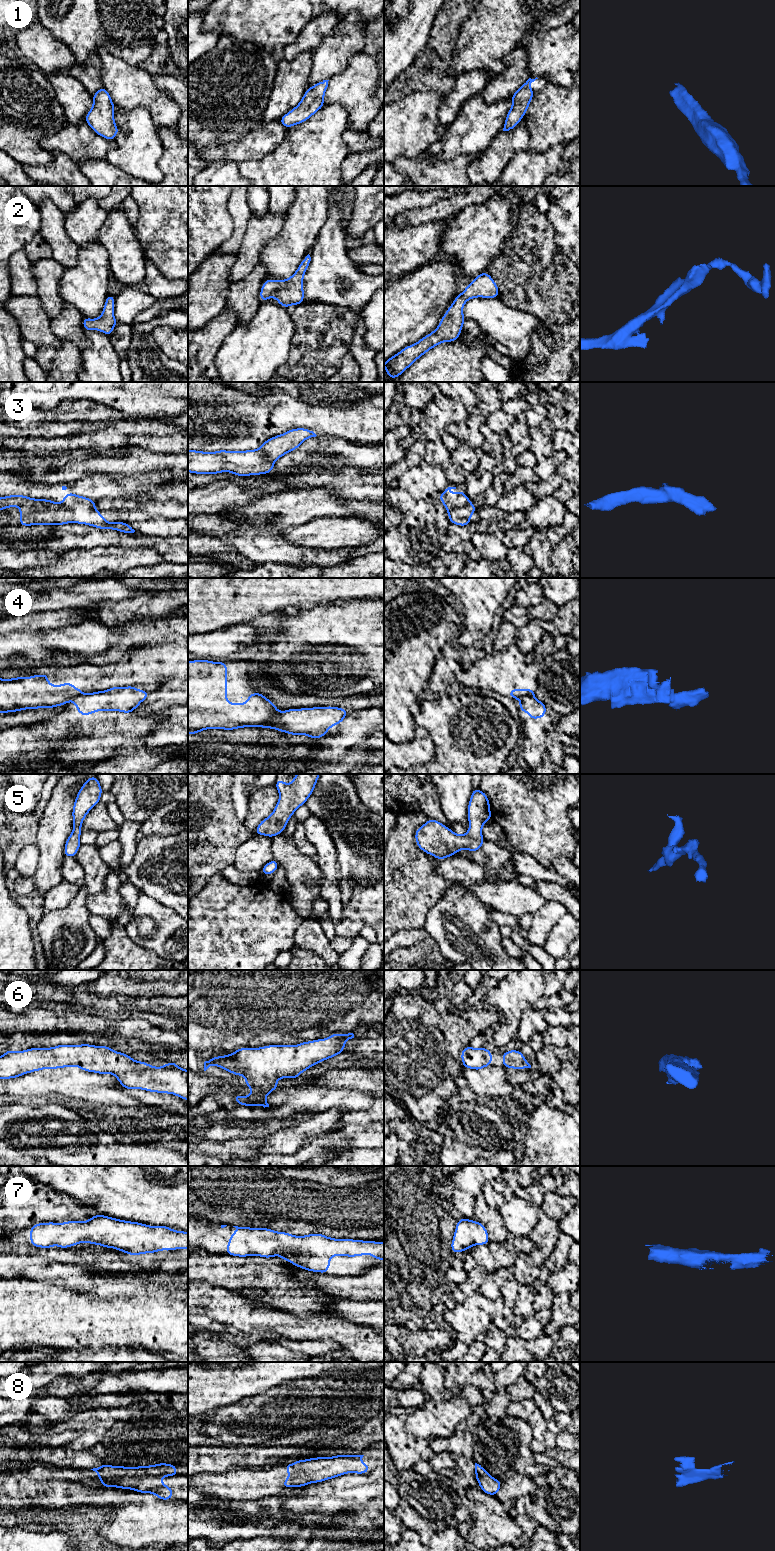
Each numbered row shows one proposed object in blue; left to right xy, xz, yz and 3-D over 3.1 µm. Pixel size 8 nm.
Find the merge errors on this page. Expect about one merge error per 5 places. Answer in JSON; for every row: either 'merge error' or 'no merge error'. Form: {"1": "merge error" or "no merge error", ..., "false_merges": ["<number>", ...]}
{"1": "no merge error", "2": "no merge error", "3": "merge error", "4": "merge error", "5": "no merge error", "6": "no merge error", "7": "no merge error", "8": "no merge error", "false_merges": ["3", "4"]}

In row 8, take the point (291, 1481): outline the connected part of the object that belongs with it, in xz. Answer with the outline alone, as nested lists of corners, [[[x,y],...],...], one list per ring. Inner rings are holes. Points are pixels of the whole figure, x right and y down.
[[[336,1455],[297,1460],[293,1464],[286,1464],[285,1470],[289,1472],[289,1477],[284,1479],[283,1488],[303,1487],[309,1483],[326,1481],[347,1473],[368,1473],[369,1464],[361,1462],[363,1456]]]

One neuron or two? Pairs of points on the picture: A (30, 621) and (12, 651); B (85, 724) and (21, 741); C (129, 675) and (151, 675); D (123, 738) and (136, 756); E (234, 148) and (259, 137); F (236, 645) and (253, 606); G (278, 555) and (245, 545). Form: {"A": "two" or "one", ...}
{"A": "two", "B": "one", "C": "one", "D": "two", "E": "one", "F": "two", "G": "one"}

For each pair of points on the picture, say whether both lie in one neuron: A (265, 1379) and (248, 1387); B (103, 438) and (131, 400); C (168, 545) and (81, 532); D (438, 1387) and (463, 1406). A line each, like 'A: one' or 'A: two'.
A: one
B: two
C: one
D: one

